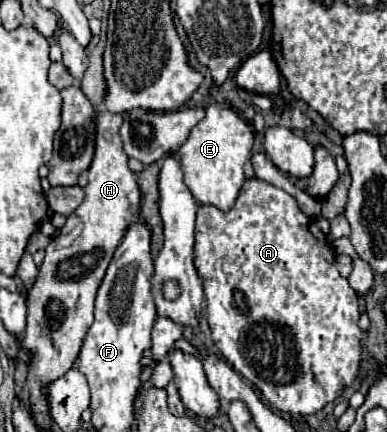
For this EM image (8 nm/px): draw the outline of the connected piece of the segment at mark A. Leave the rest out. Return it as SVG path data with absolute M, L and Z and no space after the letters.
M245 179L239 197L235 199L235 205L229 211L221 211L213 205L201 205L197 211L197 227L195 227L195 265L199 269L199 275L203 277L205 295L207 295L207 309L209 309L209 327L213 343L219 347L227 363L239 371L245 379L249 379L267 399L267 403L273 409L279 409L289 415L313 415L319 413L327 403L333 403L339 395L343 395L345 387L355 383L359 375L359 367L363 361L363 347L361 339L363 333L357 327L359 323L359 309L357 309L357 293L349 287L347 279L339 275L335 269L333 255L327 257L327 237L325 233L315 225L313 219L309 219L297 205L297 201L285 193L283 189L277 189L261 179Z

